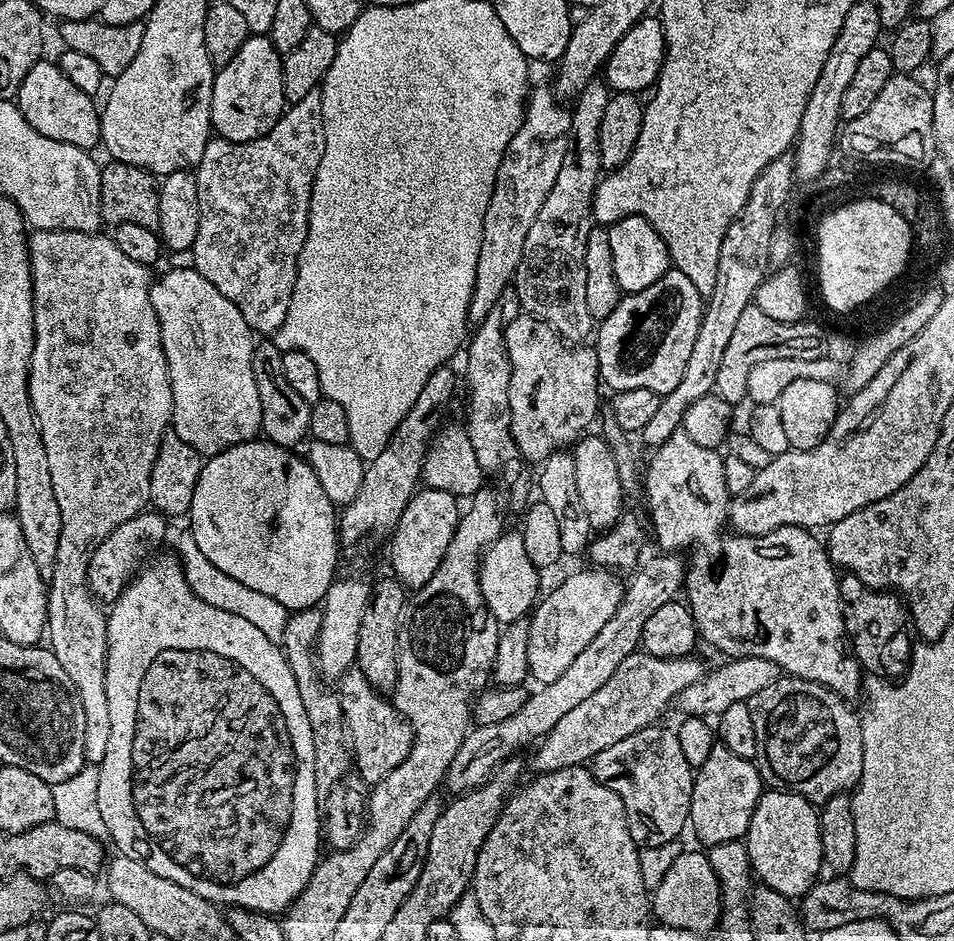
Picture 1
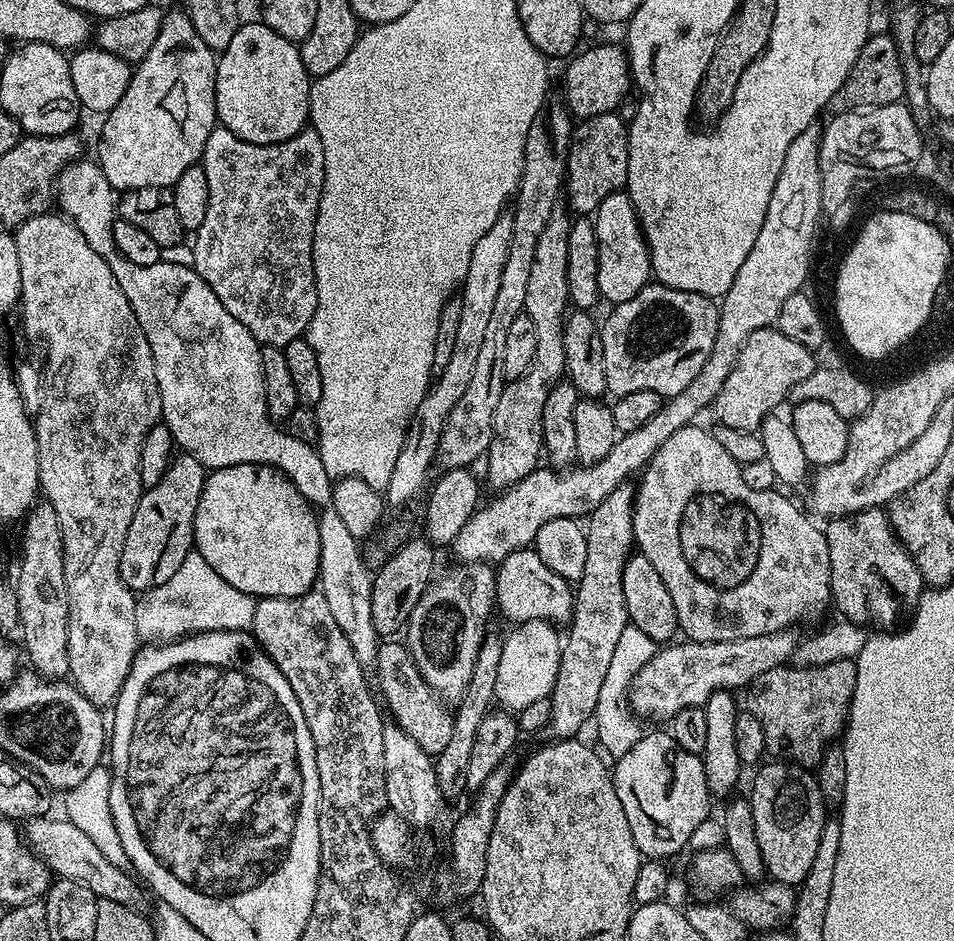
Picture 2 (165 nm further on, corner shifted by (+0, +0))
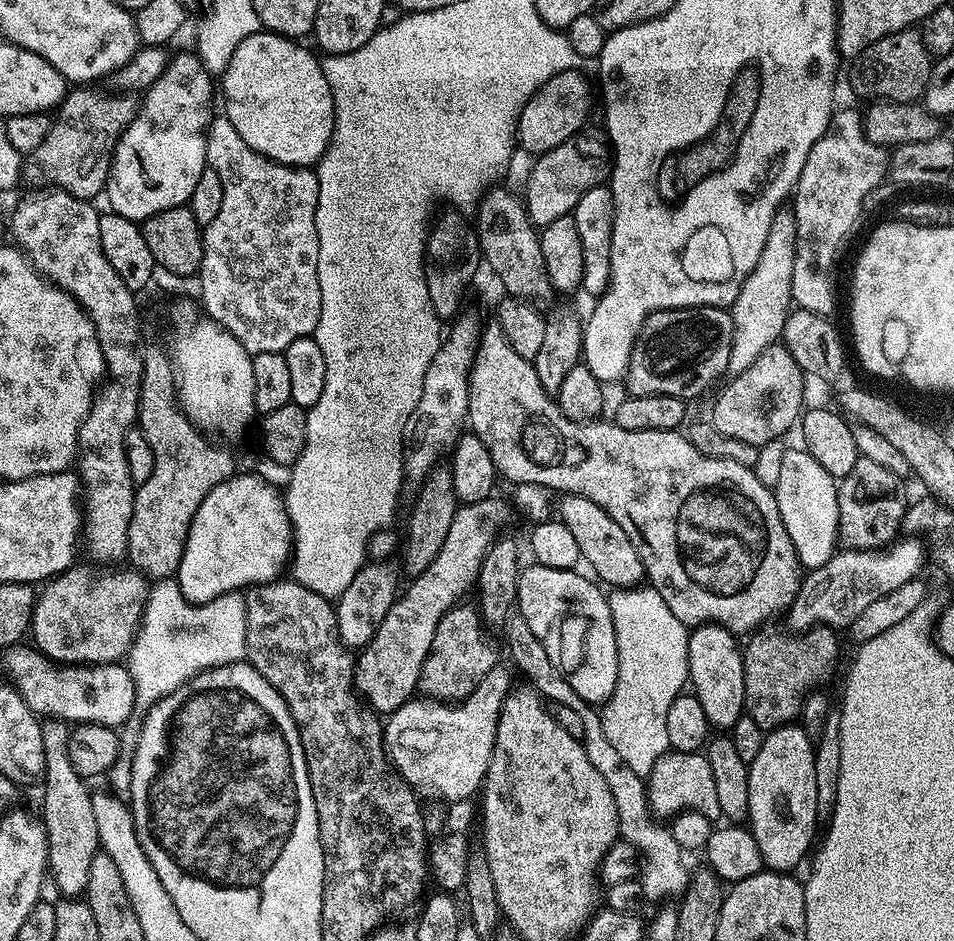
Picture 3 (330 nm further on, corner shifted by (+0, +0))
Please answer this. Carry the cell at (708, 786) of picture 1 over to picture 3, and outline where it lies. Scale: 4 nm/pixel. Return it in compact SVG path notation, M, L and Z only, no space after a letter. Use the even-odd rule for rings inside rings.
M701 624L688 634L688 678L691 691L702 702L702 711L706 714L709 725L716 730L730 730L740 716L745 715L744 695L746 682L744 681L744 658L741 645L736 645L737 637L726 631L720 624Z

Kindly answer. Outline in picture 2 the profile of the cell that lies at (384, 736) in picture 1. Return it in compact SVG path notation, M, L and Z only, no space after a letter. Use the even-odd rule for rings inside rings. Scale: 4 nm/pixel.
M396 642L381 643L377 654L374 674L380 679L379 695L382 700L384 695L383 703L386 708L388 703L388 708L392 711L391 719L395 724L418 742L422 750L435 758L442 750L446 750L446 742L450 742L453 713L449 705L433 692L432 687L424 681L422 674L416 669L414 658L408 653L407 643L392 643Z

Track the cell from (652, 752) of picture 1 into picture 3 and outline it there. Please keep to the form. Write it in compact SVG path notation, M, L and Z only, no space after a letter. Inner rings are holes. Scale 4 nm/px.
M666 751L657 758L653 768L646 777L648 791L648 807L653 817L671 818L680 812L697 812L706 814L714 822L721 819L722 813L718 806L718 798L714 791L714 770L710 770L707 755L700 752Z

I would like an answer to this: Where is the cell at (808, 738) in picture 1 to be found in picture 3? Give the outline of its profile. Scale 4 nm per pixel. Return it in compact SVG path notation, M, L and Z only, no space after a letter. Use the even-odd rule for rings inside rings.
M829 627L812 628L808 632L775 636L761 631L742 648L744 658L744 710L765 730L783 728L804 711L804 700L808 693L825 687L824 683L836 672L836 659L840 656L837 633Z

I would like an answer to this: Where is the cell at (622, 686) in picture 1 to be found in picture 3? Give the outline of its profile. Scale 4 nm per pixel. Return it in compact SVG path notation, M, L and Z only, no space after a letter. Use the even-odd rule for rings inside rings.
M902 540L889 547L889 550L847 549L833 553L832 557L822 566L811 569L801 581L799 593L791 607L787 609L788 624L793 633L808 632L812 628L829 627L833 630L849 627L854 618L862 614L867 606L879 598L890 594L903 583L915 579L924 559L923 547L914 540Z

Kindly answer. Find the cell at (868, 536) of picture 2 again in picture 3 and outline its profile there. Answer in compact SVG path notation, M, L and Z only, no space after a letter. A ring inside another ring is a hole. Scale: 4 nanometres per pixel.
M860 456L854 462L854 470L842 477L836 490L838 540L845 549L884 550L901 535L904 509L910 503L909 497L904 497L904 483L901 477L886 470L886 466L870 462L870 458Z

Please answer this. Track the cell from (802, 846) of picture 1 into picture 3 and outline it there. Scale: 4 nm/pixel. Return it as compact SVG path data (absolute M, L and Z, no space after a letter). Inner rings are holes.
M785 726L773 728L765 735L762 750L754 757L754 762L748 765L748 807L747 823L758 842L758 850L762 850L764 868L774 872L791 873L804 860L808 851L811 853L812 839L816 836L818 823L817 779L814 776L815 766L814 742L800 726Z

